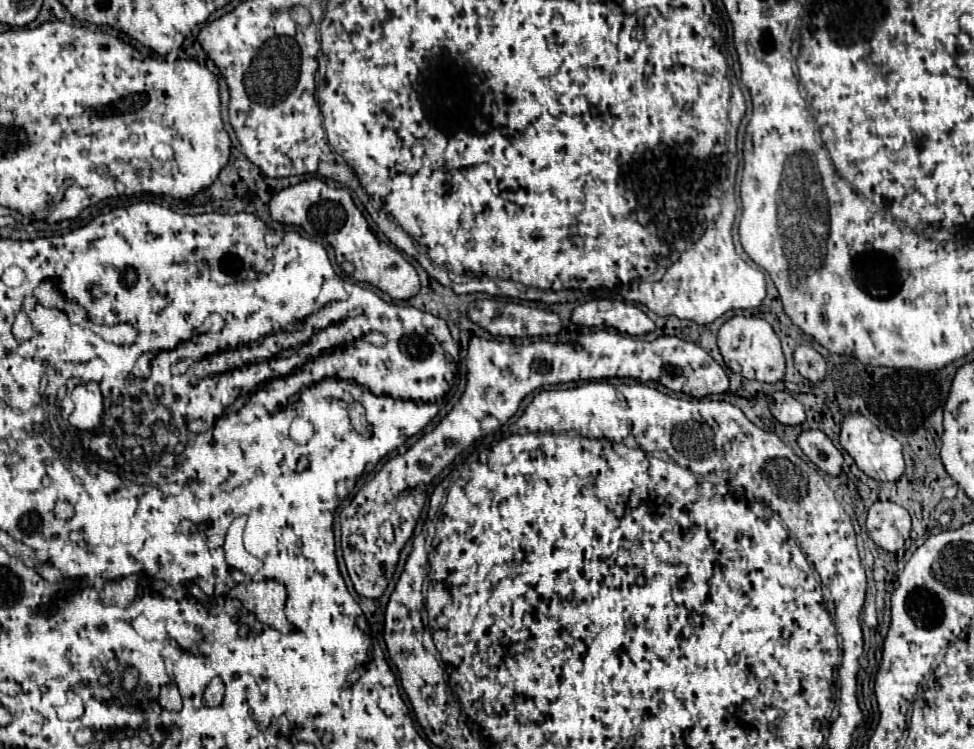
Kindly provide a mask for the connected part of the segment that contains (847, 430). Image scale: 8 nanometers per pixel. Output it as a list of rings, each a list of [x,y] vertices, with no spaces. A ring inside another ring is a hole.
[[[853,414],[849,418],[843,420],[841,424],[841,436],[839,442],[841,446],[851,454],[851,458],[855,460],[855,464],[873,480],[897,480],[903,476],[905,472],[905,462],[903,462],[903,446],[891,436],[891,434],[883,434],[883,440],[879,444],[869,440],[869,434],[875,430],[873,422],[861,414]]]

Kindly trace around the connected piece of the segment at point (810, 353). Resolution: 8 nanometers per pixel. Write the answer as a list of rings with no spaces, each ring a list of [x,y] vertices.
[[[799,346],[793,354],[795,358],[795,368],[799,370],[801,376],[805,376],[811,382],[819,382],[825,378],[827,374],[827,364],[823,360],[823,356],[813,350],[811,346]]]

